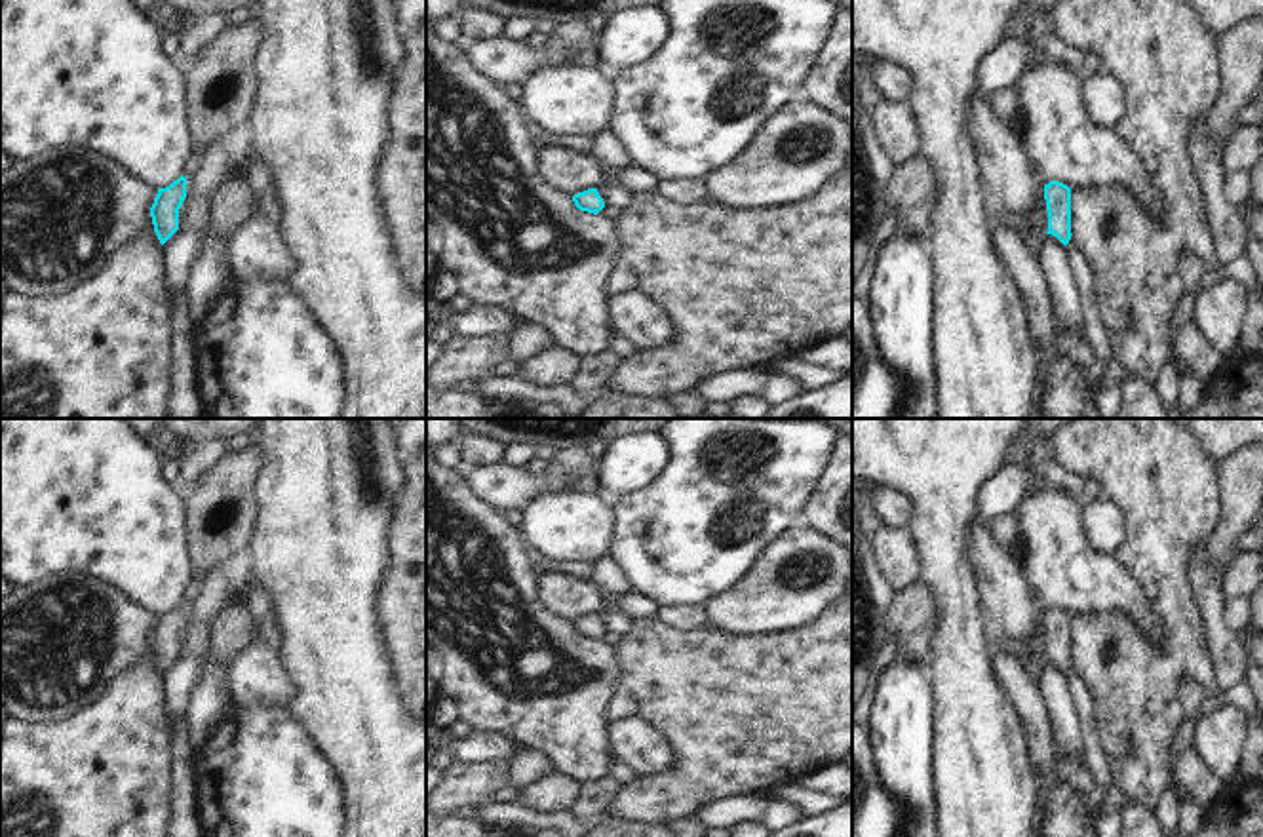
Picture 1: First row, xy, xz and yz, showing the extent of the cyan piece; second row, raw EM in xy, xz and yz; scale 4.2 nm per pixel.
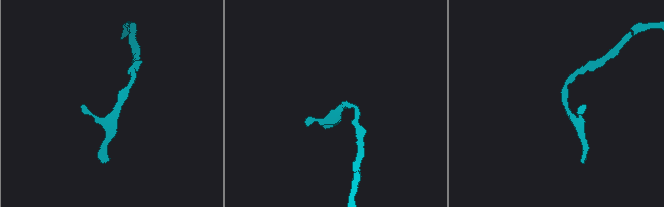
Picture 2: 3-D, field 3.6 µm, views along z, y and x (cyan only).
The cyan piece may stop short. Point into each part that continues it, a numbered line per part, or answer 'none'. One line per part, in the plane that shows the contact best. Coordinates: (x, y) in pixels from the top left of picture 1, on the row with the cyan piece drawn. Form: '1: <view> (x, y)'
none

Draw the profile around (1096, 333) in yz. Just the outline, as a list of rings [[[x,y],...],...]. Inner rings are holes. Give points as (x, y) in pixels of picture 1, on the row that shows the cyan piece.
[[[1071,236],[1067,243],[1071,266],[1075,280],[1082,295],[1082,308],[1086,316],[1086,341],[1098,350],[1109,354],[1109,331],[1101,320],[1101,308],[1094,301],[1094,272],[1088,257],[1078,249],[1075,238]]]

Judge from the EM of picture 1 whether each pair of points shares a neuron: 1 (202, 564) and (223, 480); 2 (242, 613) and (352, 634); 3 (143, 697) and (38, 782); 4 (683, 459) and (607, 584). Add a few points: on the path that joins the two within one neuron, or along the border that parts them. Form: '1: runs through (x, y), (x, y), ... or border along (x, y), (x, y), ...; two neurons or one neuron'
1: runs through (202, 543), (202, 520), (217, 501); one neuron
2: border along (252, 596), (257, 602); two neurons
3: runs through (116, 723), (65, 775); one neuron
4: border along (607, 556), (630, 588); two neurons

